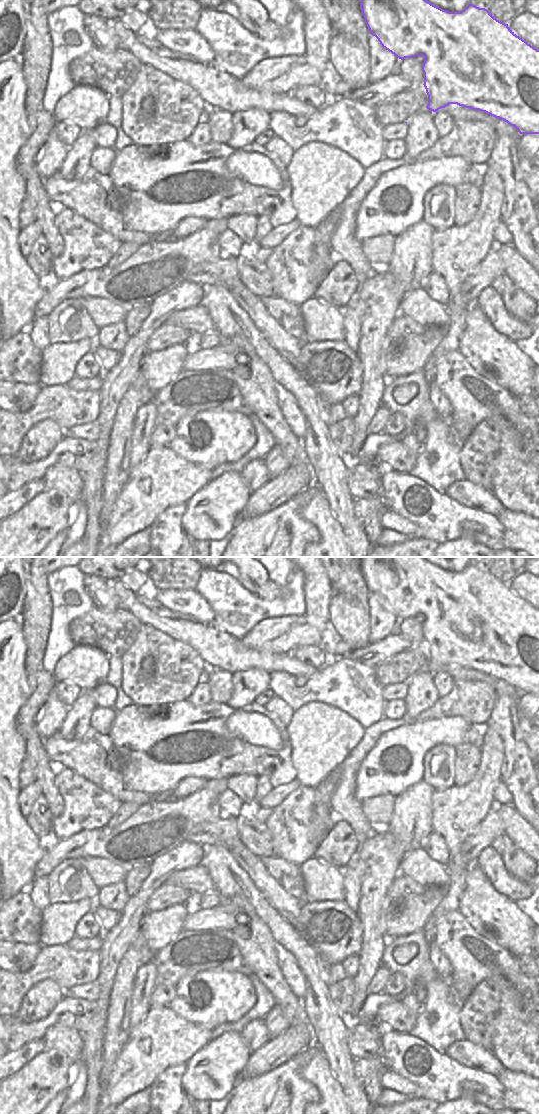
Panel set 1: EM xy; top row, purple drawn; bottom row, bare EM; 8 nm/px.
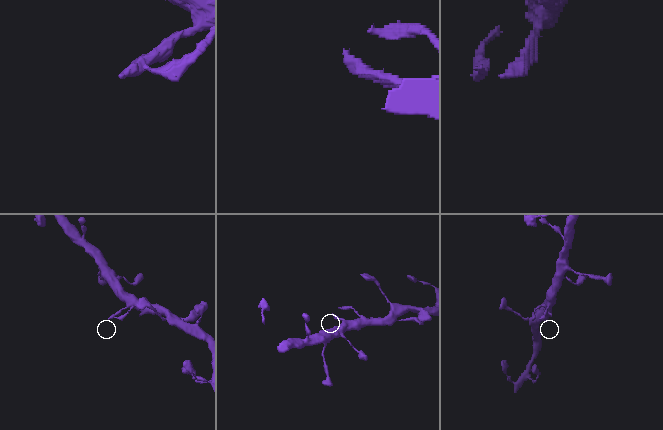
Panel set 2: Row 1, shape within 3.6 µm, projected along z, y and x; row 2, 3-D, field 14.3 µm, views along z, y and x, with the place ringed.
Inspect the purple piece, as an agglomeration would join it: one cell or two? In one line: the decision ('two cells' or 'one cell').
one cell

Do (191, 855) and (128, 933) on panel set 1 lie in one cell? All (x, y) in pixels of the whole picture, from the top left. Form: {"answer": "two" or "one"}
{"answer": "one"}

